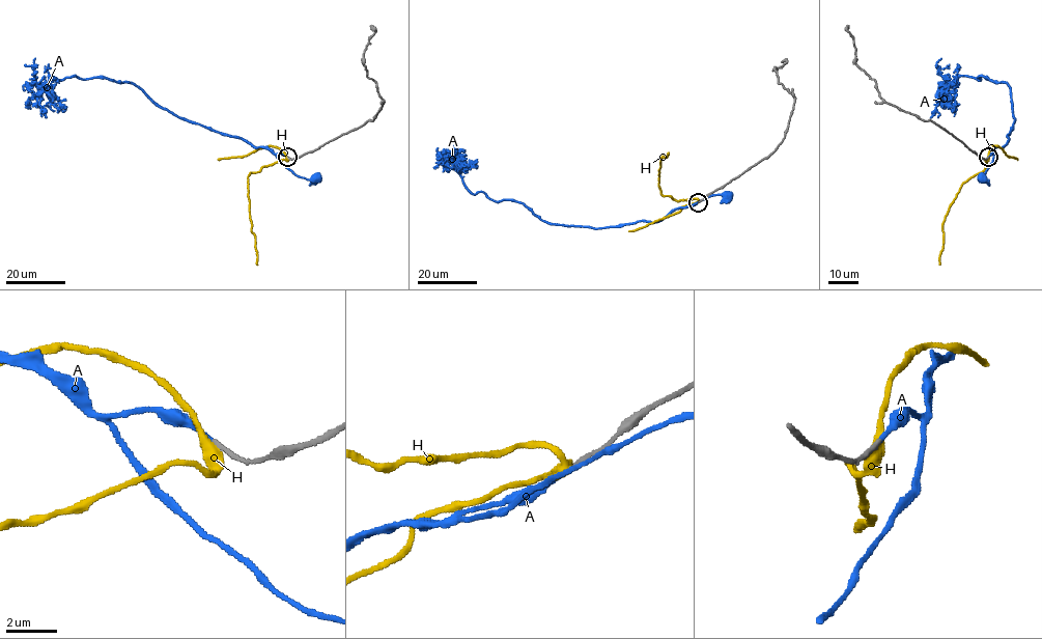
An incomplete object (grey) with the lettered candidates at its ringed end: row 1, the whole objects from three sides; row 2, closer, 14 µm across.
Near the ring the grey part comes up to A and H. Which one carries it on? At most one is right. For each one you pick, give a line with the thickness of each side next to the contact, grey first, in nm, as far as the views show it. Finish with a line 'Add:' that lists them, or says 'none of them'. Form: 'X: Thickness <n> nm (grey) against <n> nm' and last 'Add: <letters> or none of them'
A: Thickness 170 nm (grey) against 160 nm
Add: A

